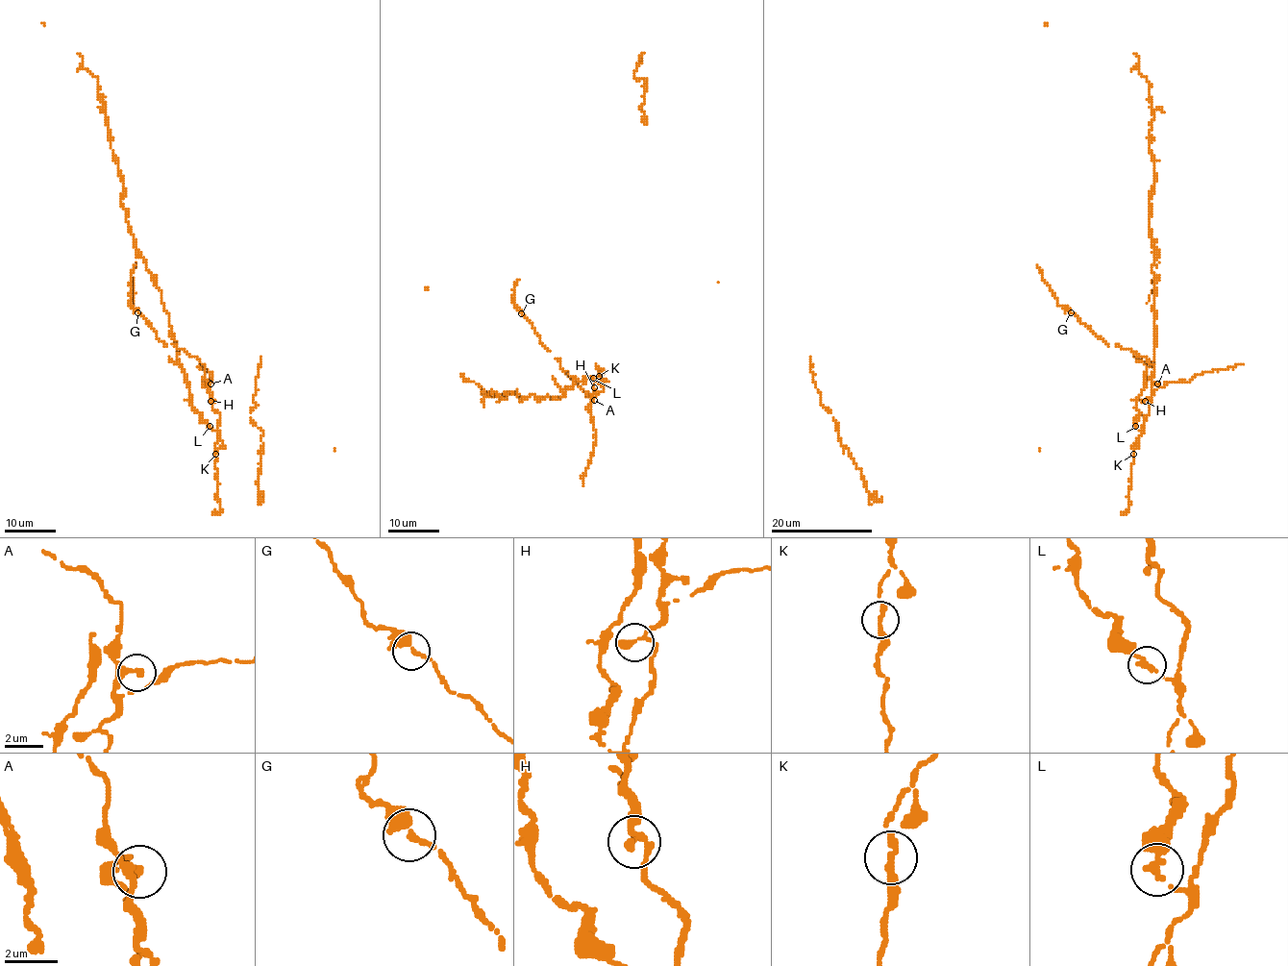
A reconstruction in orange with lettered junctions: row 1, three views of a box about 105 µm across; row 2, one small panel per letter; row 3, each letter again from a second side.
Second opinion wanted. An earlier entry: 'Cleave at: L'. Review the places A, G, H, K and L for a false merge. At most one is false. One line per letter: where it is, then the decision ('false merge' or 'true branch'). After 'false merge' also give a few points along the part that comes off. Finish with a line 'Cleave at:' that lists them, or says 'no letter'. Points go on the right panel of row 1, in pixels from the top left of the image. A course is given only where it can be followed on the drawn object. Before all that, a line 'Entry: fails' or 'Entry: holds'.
Entry: holds
A: (1157, 383) | true branch
G: (1071, 312) | true branch
H: (1145, 401) | true branch
K: (1133, 454) | true branch
L: (1135, 426) | false merge
Cleave at: L

